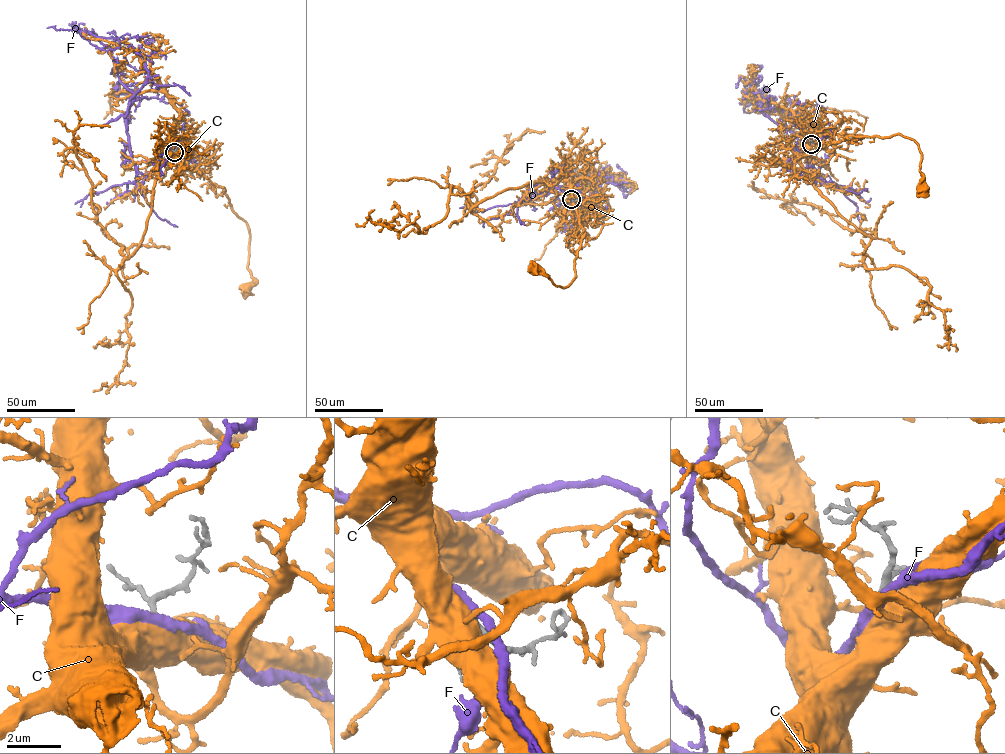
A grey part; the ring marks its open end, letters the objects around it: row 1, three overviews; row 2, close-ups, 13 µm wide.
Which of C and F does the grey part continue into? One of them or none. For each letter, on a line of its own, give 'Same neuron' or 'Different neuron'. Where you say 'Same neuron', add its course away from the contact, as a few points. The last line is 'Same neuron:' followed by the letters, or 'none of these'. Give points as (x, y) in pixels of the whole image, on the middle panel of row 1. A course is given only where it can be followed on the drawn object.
C: Same neuron. Its course: (571, 198), (568, 192), (571, 184), (573, 206), (584, 232), (575, 260), (575, 278), (562, 287), (536, 270)
F: Different neuron
Same neuron: C

